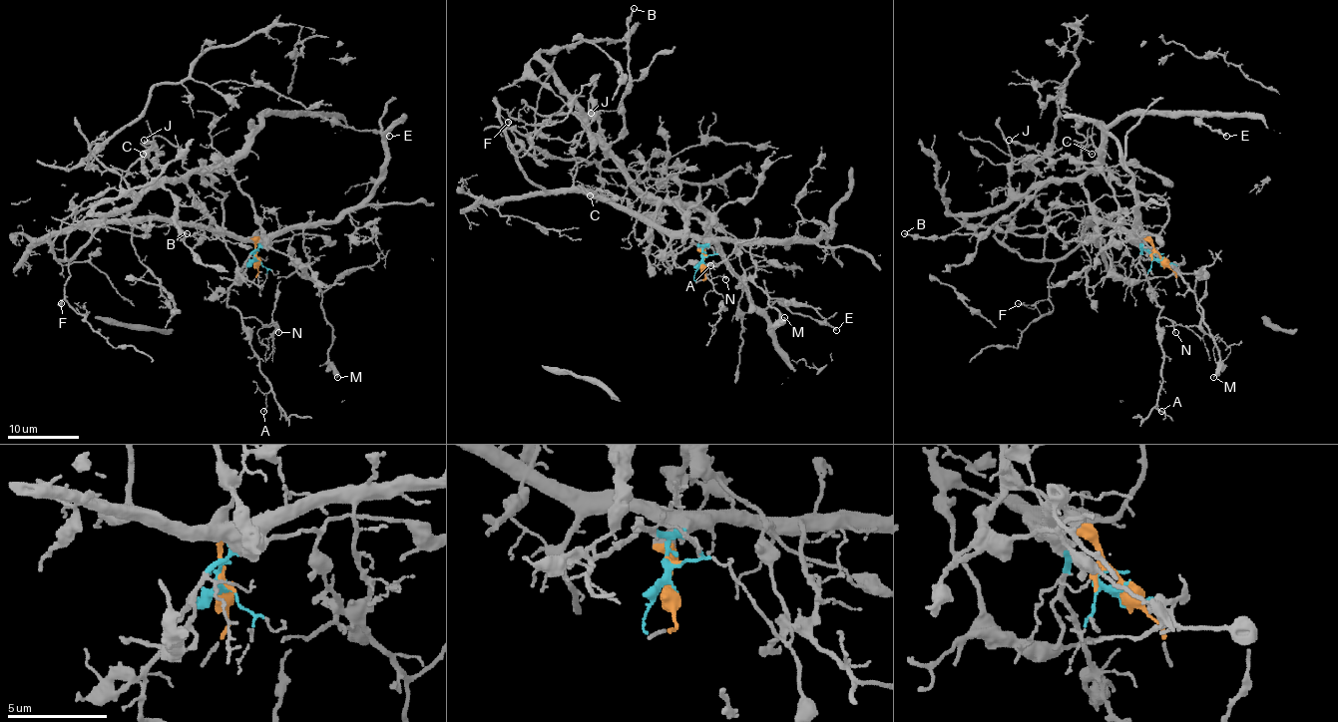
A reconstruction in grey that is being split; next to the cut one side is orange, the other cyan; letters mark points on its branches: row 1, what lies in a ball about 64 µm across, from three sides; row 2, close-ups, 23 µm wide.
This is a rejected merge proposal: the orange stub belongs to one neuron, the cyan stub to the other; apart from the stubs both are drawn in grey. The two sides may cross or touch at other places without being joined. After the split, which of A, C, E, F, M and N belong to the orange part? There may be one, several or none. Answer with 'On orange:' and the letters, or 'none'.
On orange: E

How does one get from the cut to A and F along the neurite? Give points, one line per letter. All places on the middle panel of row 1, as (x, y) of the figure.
A: (702, 263), (697, 244), (674, 260), (678, 267), (688, 262), (699, 267), (717, 265), (713, 262), (710, 265)
F: (702, 263), (704, 245), (690, 237), (657, 229), (581, 192), (538, 187), (509, 150), (508, 122)

